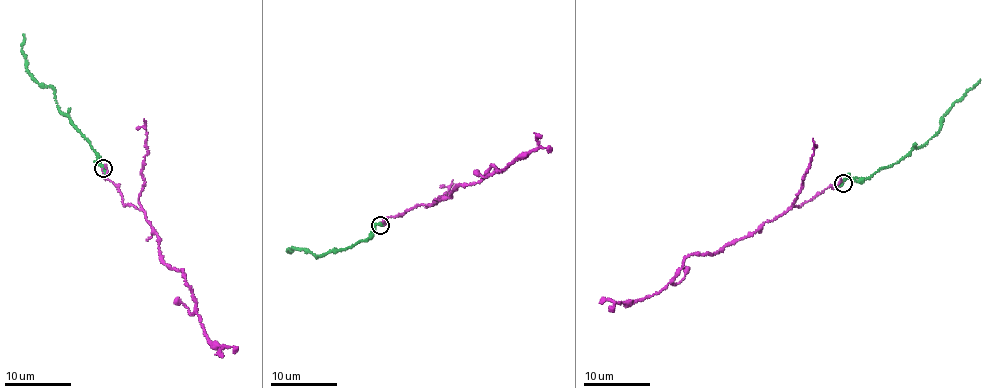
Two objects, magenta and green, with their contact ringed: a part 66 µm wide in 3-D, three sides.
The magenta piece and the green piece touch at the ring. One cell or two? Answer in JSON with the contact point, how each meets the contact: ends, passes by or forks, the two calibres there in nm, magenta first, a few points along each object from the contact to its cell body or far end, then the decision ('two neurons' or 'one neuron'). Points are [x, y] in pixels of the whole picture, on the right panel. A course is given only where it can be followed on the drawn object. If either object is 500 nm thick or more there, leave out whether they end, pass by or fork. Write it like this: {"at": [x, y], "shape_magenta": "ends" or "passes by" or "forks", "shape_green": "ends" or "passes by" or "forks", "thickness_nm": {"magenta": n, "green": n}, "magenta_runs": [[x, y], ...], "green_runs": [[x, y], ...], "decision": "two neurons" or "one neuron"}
{"at": [843, 183], "shape_magenta": "passes by", "shape_green": "ends", "thickness_nm": {"magenta": 400, "green": 200}, "magenta_runs": [[843, 183], [792, 206], [717, 253], [689, 255], [674, 278], [651, 296], [627, 305], [599, 303]], "green_runs": [[843, 183], [848, 178], [870, 176], [923, 145], [939, 130], [940, 122], [949, 107], [980, 79]], "decision": "one neuron"}

